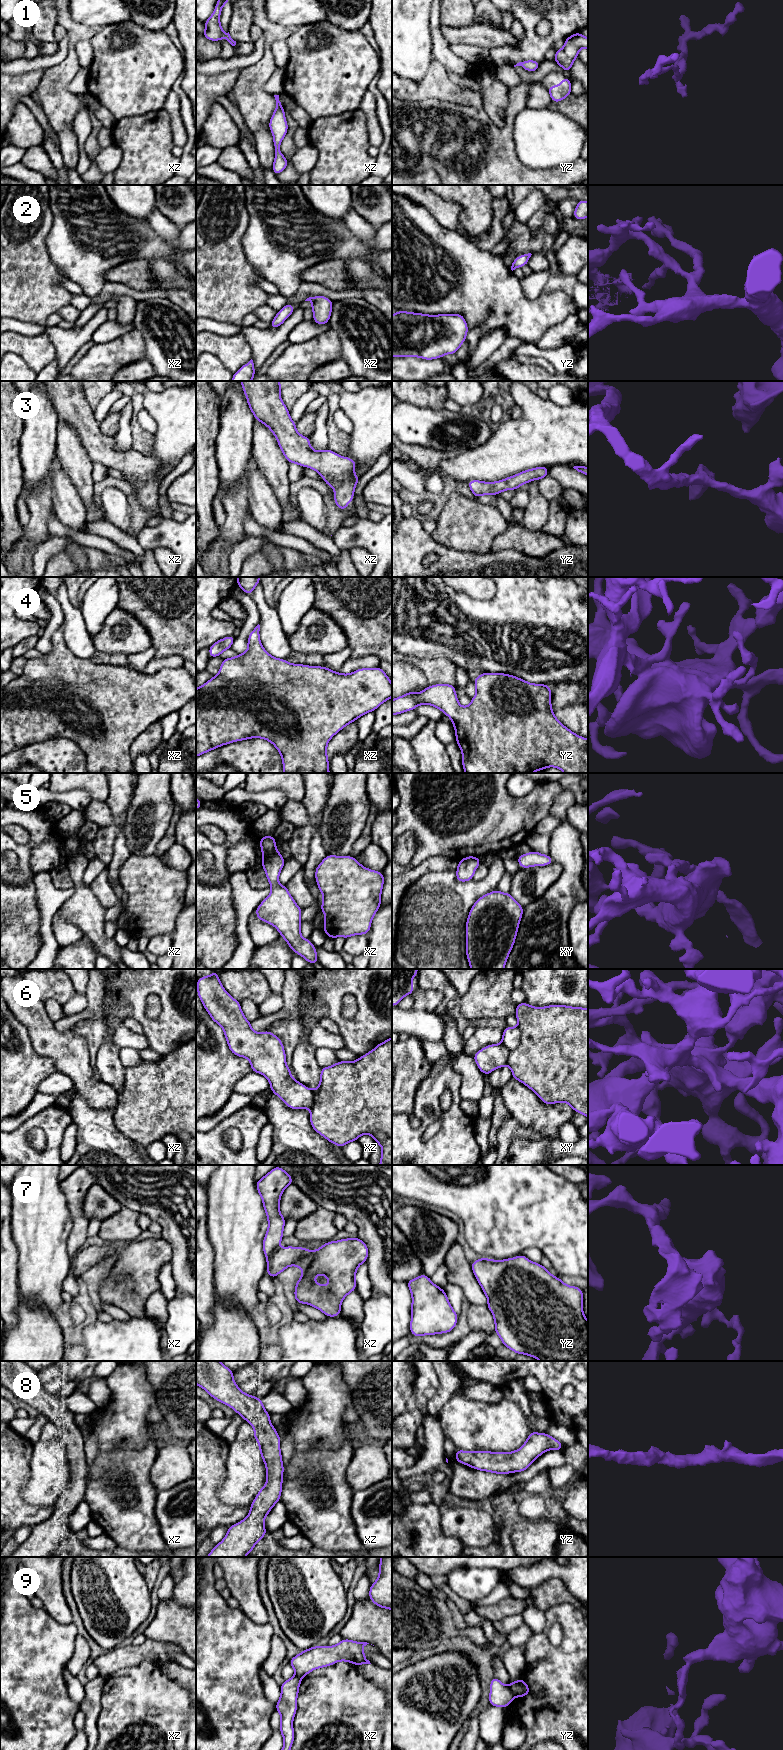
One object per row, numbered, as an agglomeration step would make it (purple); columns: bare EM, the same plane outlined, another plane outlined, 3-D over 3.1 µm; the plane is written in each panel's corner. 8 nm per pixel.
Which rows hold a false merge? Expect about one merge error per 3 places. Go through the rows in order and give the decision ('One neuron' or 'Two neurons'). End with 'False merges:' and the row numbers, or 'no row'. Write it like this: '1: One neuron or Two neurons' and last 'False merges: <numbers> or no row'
1: One neuron
2: One neuron
3: One neuron
4: One neuron
5: One neuron
6: One neuron
7: One neuron
8: One neuron
9: Two neurons
False merges: 9

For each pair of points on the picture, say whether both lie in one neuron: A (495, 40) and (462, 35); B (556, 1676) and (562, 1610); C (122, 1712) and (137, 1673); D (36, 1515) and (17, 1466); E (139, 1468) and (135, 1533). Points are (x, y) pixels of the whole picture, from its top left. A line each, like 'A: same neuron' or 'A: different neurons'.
A: same neuron
B: same neuron
C: same neuron
D: same neuron
E: same neuron

